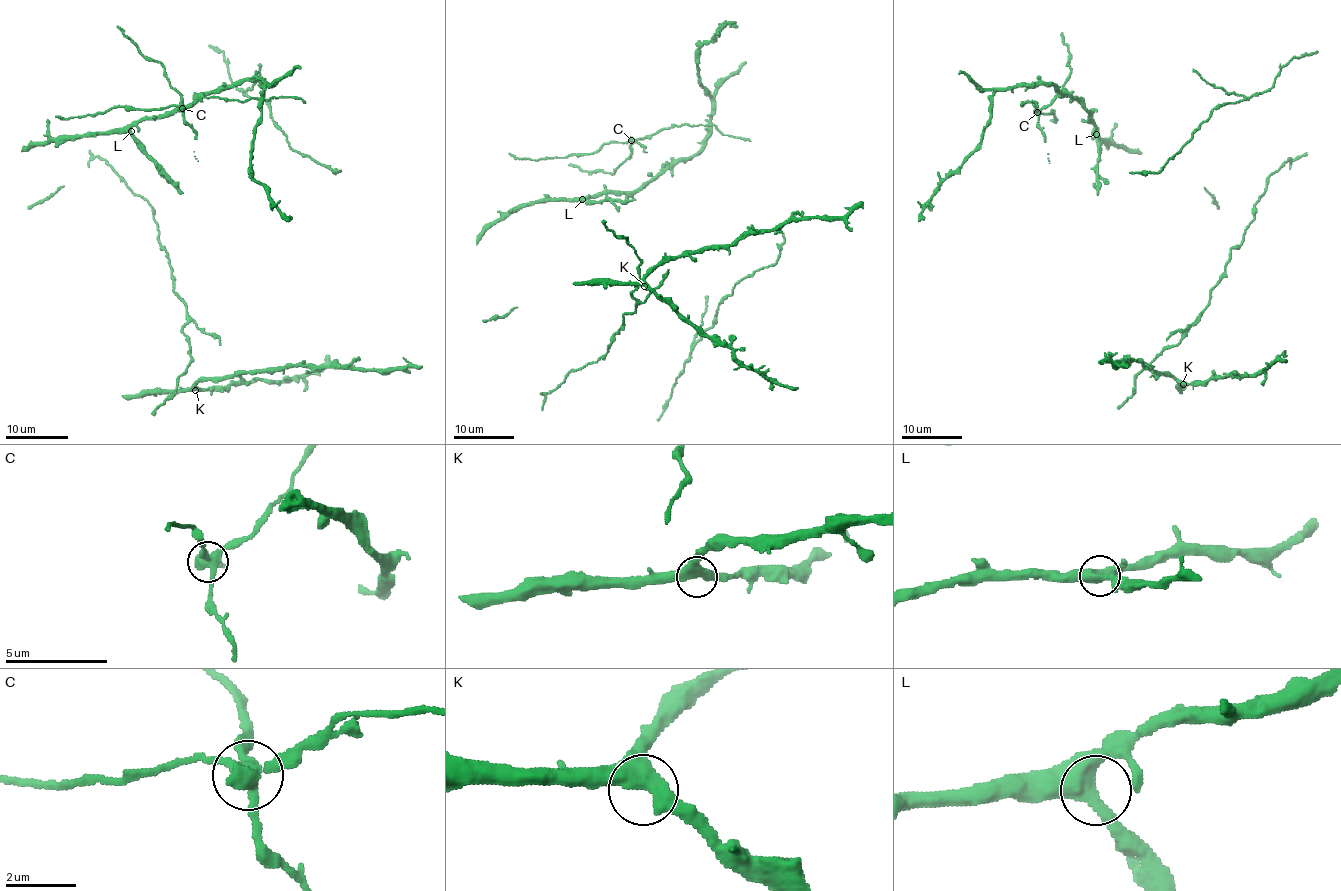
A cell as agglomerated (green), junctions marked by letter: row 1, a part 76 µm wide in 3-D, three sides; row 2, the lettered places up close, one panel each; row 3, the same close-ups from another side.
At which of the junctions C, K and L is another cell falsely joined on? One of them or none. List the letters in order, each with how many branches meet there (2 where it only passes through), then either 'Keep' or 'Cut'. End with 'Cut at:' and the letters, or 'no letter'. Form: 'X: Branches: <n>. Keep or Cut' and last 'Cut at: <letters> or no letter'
C: Branches: 4. Cut
K: Branches: 3. Keep
L: Branches: 4. Keep
Cut at: C

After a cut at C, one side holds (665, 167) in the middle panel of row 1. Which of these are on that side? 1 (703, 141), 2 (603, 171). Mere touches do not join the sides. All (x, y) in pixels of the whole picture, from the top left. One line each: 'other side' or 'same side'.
1: same side
2: same side

